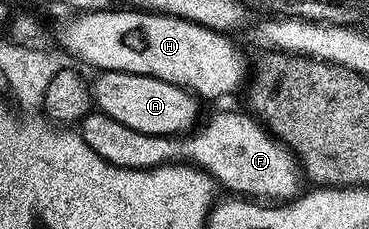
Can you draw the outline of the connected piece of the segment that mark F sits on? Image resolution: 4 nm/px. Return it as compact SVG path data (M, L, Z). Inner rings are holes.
M92 110L78 125L77 131L83 137L85 146L93 150L93 154L101 154L105 162L122 168L156 168L162 164L194 164L197 168L214 177L216 183L229 188L230 193L240 194L245 198L262 198L267 202L287 202L300 195L299 183L304 183L305 177L301 171L298 156L290 152L277 137L272 136L266 124L255 119L250 111L215 112L207 121L204 119L190 134L178 136L150 136L137 130L129 130L129 126L121 126L104 112Z

